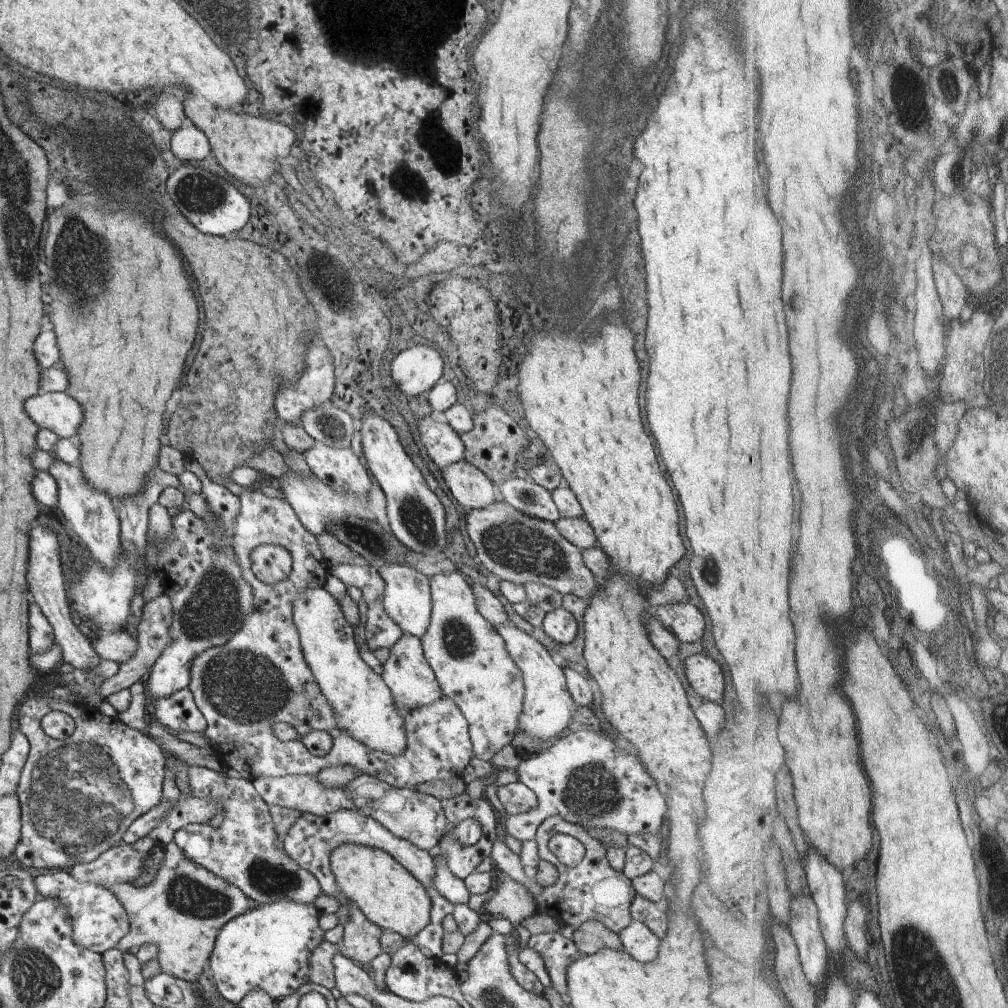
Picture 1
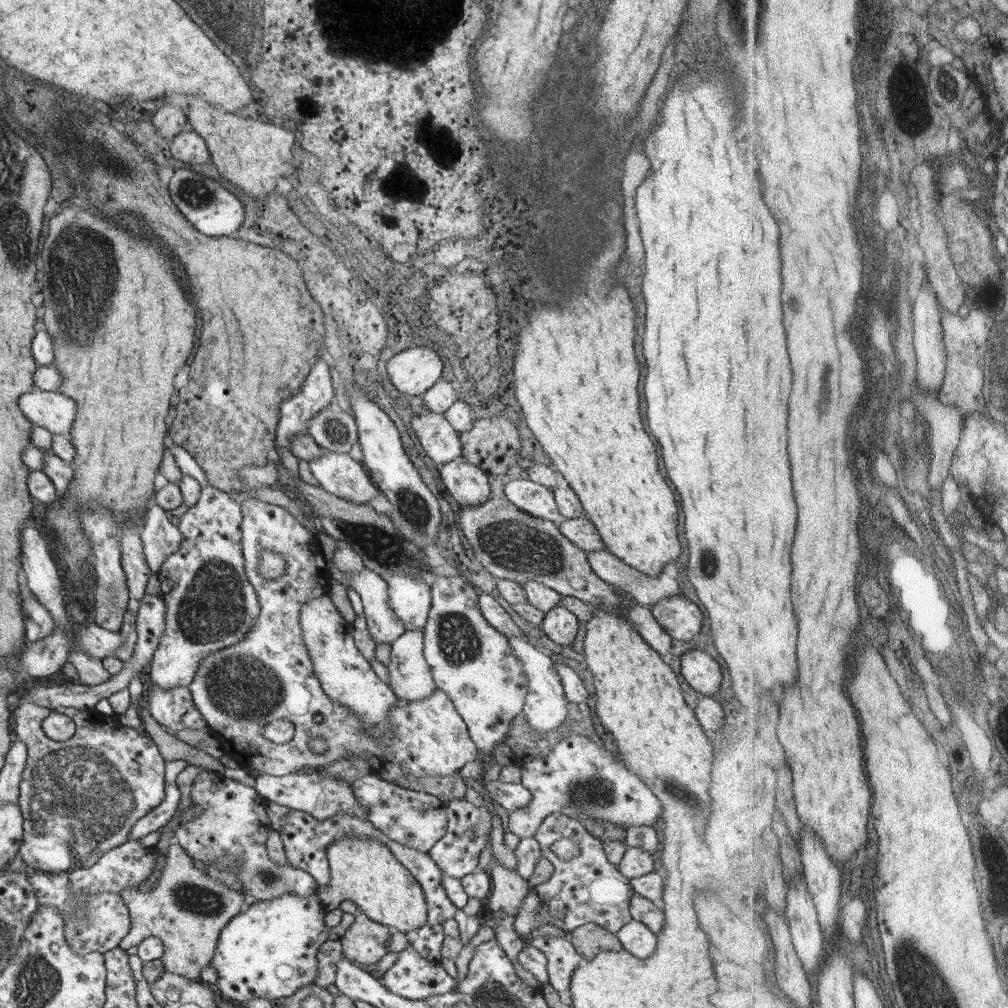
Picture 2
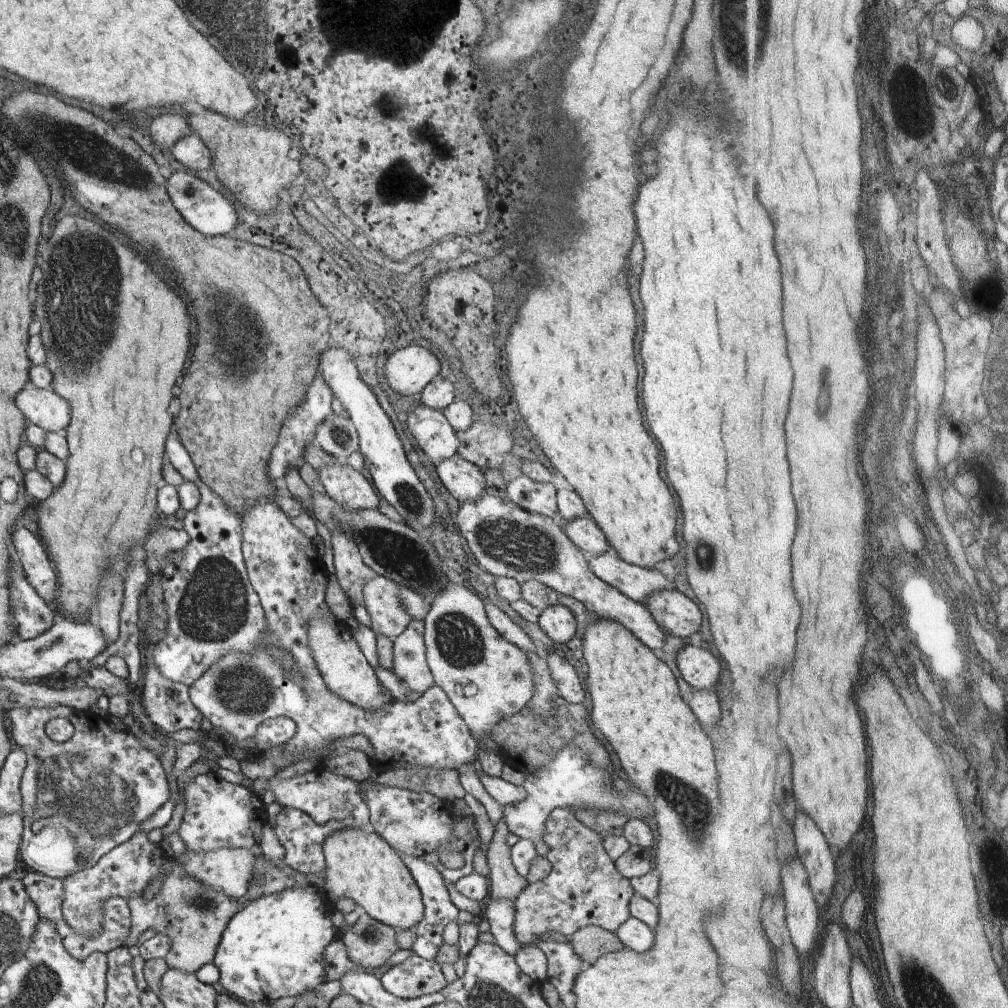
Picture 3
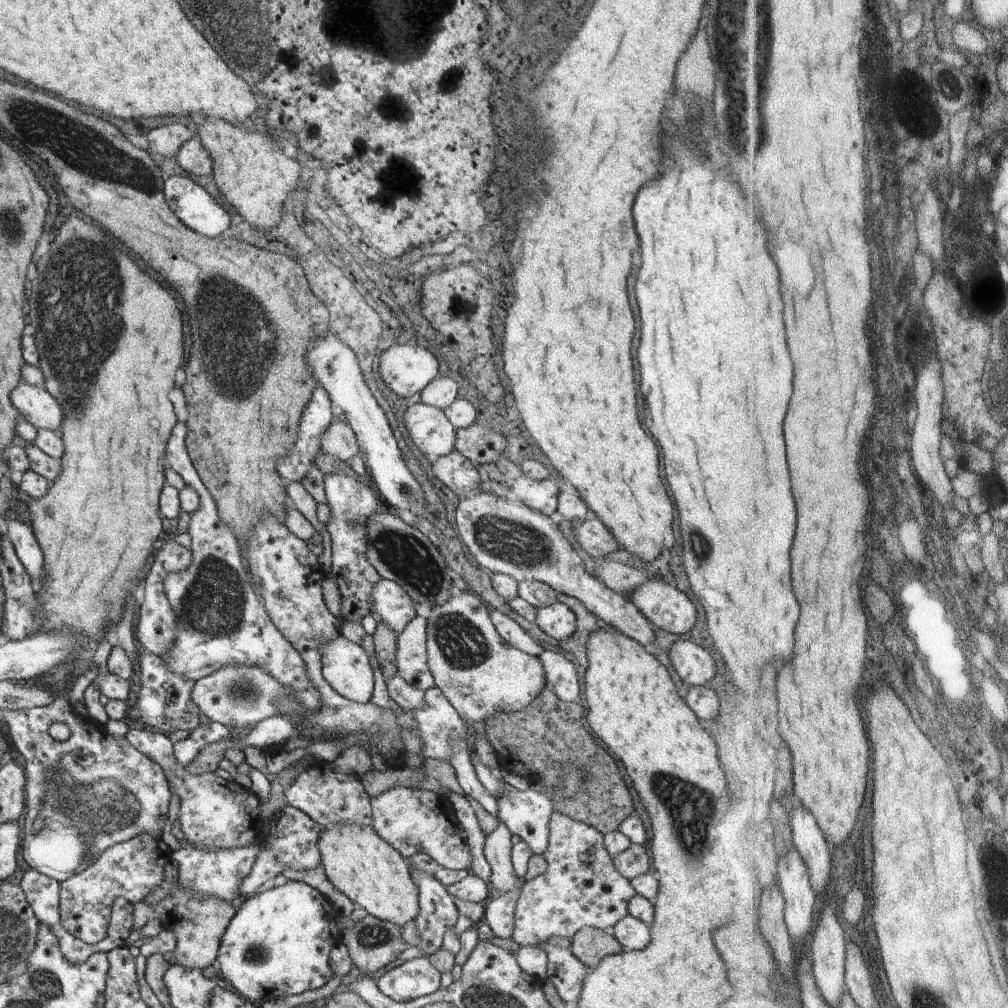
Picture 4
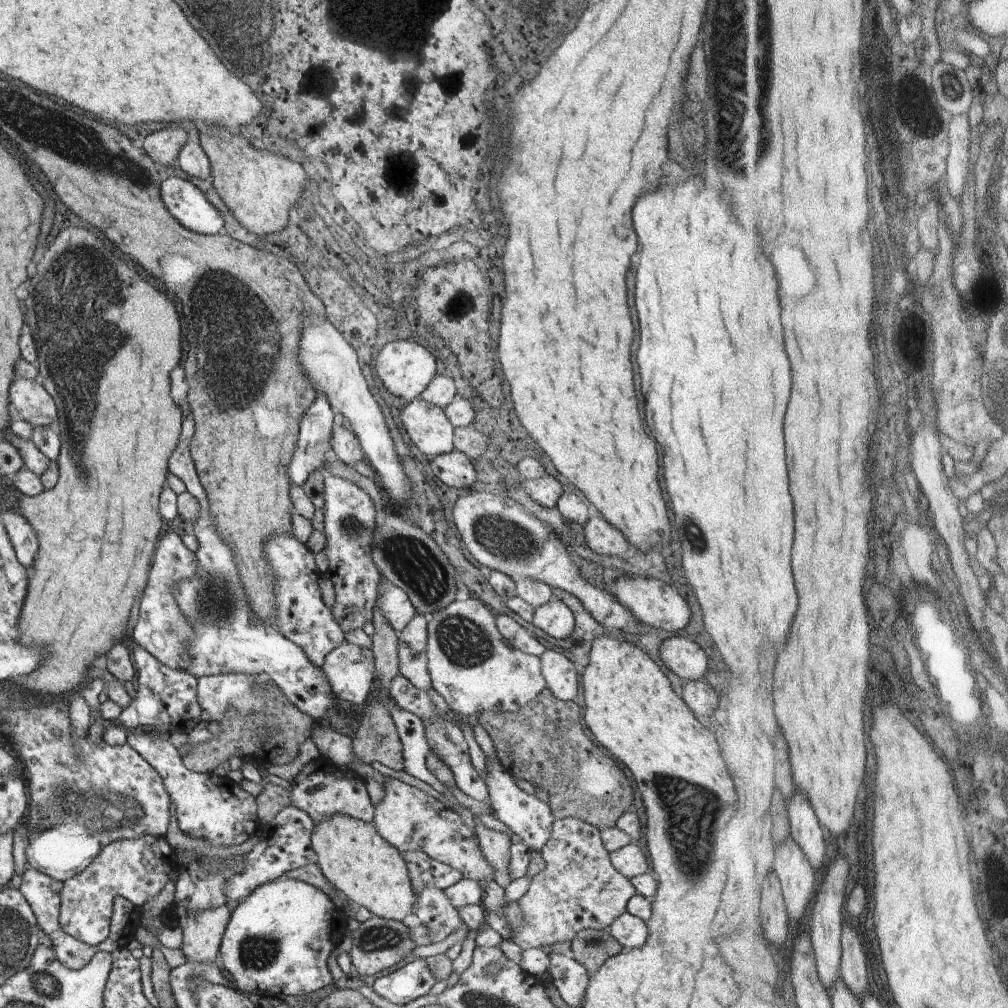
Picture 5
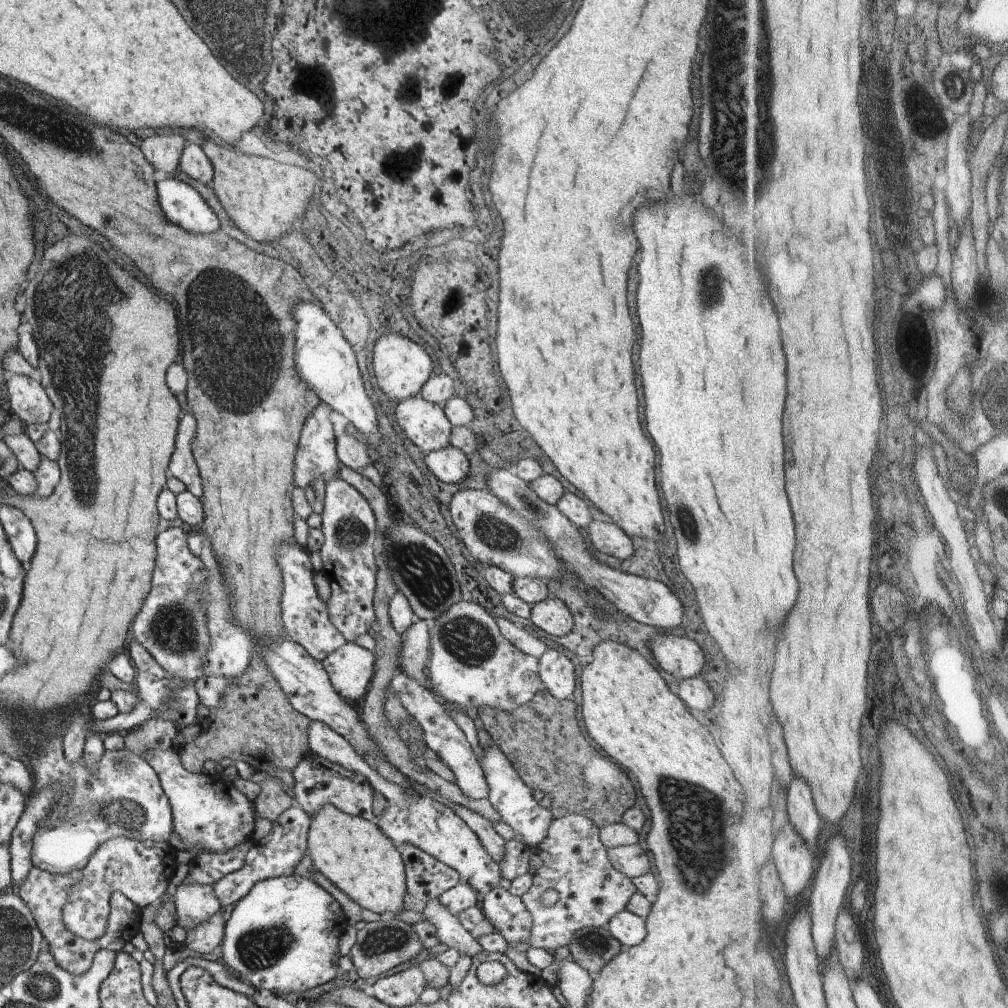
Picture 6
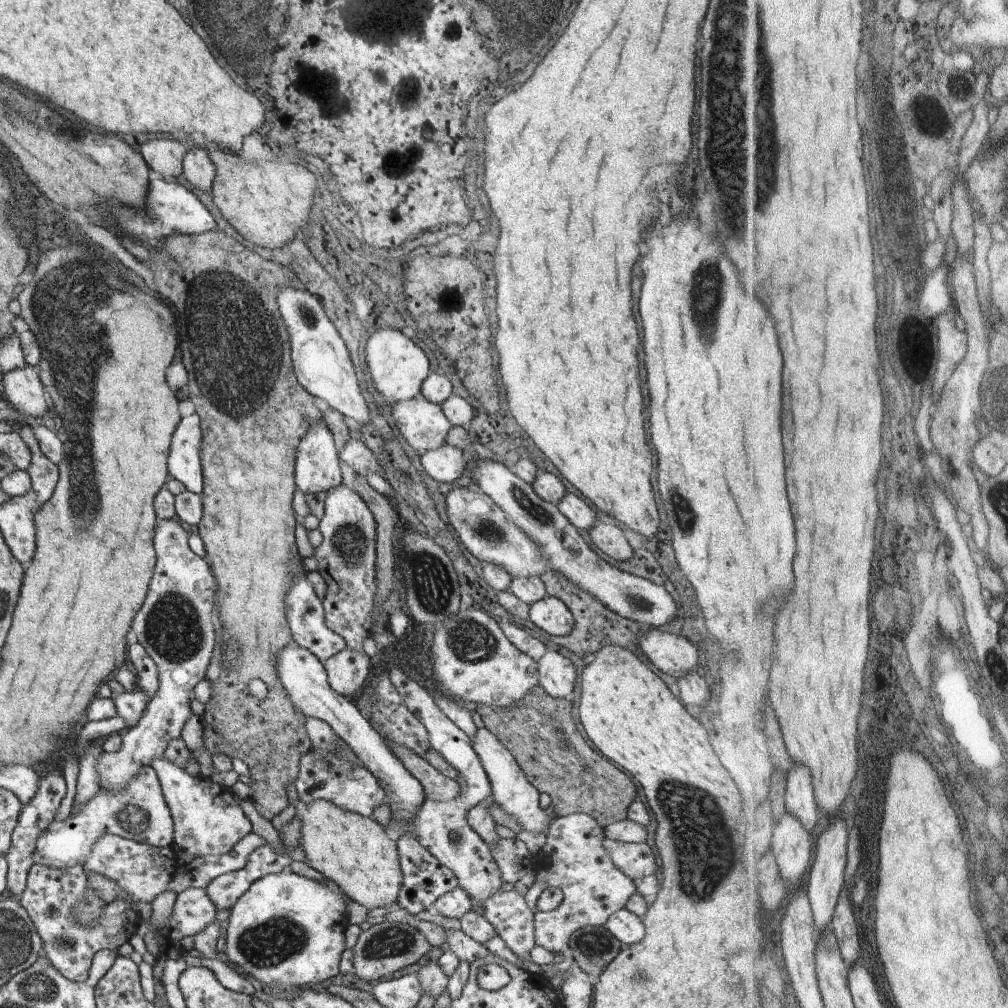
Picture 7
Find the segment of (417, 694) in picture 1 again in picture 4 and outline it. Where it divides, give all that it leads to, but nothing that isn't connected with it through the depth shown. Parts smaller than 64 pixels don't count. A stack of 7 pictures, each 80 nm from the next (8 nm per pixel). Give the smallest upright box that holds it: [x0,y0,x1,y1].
[397,616,435,692]

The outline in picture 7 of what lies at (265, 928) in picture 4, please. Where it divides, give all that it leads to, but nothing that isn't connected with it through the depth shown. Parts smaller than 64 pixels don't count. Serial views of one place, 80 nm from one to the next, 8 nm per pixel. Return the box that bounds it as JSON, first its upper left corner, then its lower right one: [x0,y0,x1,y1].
[224,870,349,988]

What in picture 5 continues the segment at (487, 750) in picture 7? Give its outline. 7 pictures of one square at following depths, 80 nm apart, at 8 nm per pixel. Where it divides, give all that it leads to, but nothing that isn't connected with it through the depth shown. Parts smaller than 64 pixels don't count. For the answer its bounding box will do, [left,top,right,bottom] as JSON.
[485,757,554,852]

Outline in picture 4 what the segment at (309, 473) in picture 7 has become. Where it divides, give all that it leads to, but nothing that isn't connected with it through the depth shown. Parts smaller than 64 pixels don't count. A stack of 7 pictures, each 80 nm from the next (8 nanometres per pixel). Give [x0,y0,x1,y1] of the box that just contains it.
[276,383,333,482]

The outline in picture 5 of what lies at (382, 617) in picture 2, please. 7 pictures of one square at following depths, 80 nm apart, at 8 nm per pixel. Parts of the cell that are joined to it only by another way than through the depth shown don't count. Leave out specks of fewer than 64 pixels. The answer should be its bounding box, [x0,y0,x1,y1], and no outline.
[378,581,417,633]

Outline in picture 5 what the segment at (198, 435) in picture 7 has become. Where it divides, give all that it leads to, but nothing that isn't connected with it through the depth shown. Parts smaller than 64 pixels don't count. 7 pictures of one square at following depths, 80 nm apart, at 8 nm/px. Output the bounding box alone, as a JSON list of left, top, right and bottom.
[168,415,357,740]

